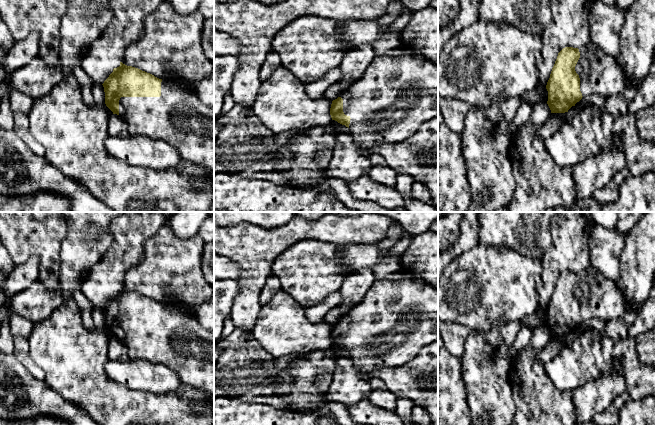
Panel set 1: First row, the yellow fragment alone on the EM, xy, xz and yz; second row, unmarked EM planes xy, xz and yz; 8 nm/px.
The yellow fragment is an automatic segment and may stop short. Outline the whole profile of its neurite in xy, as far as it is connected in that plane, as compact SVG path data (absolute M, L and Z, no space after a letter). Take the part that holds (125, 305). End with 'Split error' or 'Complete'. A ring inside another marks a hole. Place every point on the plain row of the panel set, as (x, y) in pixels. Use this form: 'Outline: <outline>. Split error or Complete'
Outline: M120 290L102 308L105 316L105 328L113 336L125 343L128 359L143 360L154 364L163 364L172 369L182 384L208 392L214 398L214 331L199 325L193 314L176 307L166 306L138 292Z. Split error

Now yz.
Outline: M590 266L582 272L565 271L558 277L552 292L546 309L544 326L548 328L551 337L565 337L583 320L608 321L619 318L624 313L624 303L624 297L617 284L595 267Z. Split error

